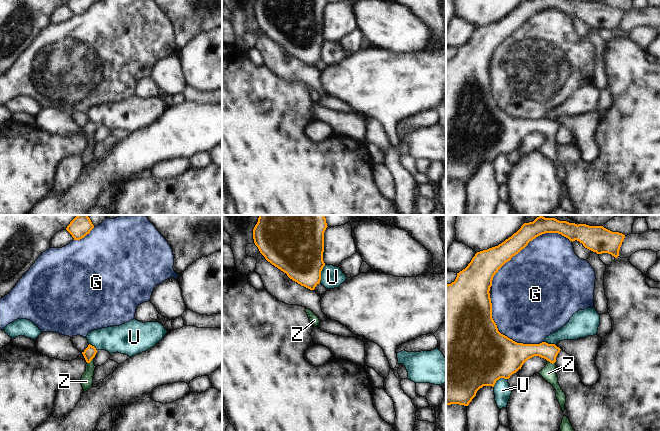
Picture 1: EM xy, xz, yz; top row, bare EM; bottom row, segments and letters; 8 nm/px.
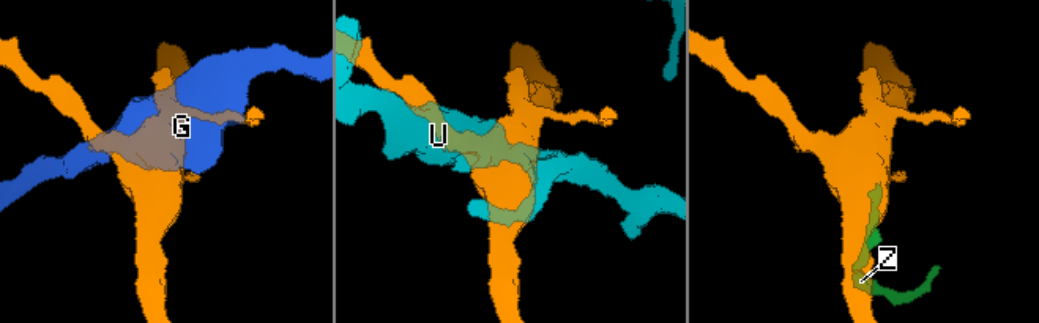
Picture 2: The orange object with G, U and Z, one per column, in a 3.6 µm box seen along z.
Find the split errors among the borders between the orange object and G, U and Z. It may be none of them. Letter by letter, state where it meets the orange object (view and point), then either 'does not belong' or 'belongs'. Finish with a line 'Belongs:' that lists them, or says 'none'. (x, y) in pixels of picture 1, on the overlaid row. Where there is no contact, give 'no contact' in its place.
G: meets orange in yz at (527, 244); does not belong
U: meets orange in xz at (320, 274); does not belong
Z: meets orange in xy at (90, 361); belongs
Belongs: Z

